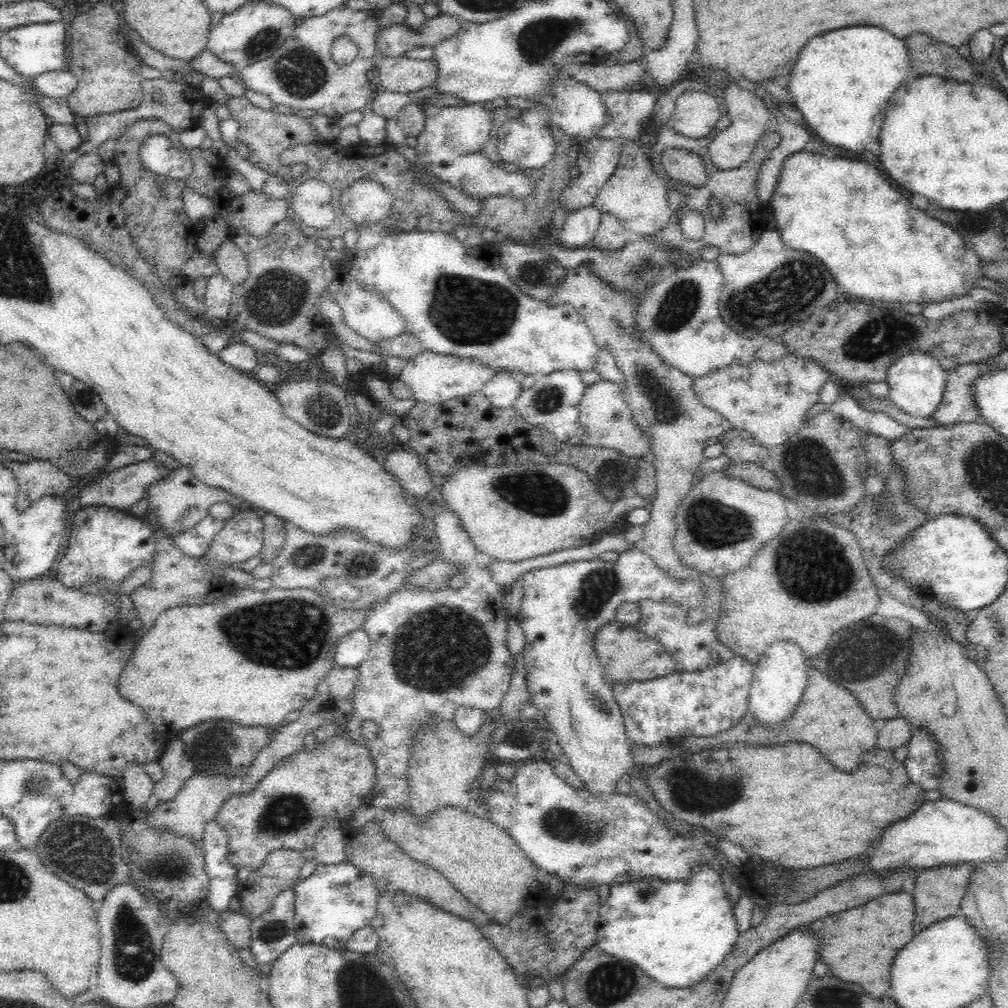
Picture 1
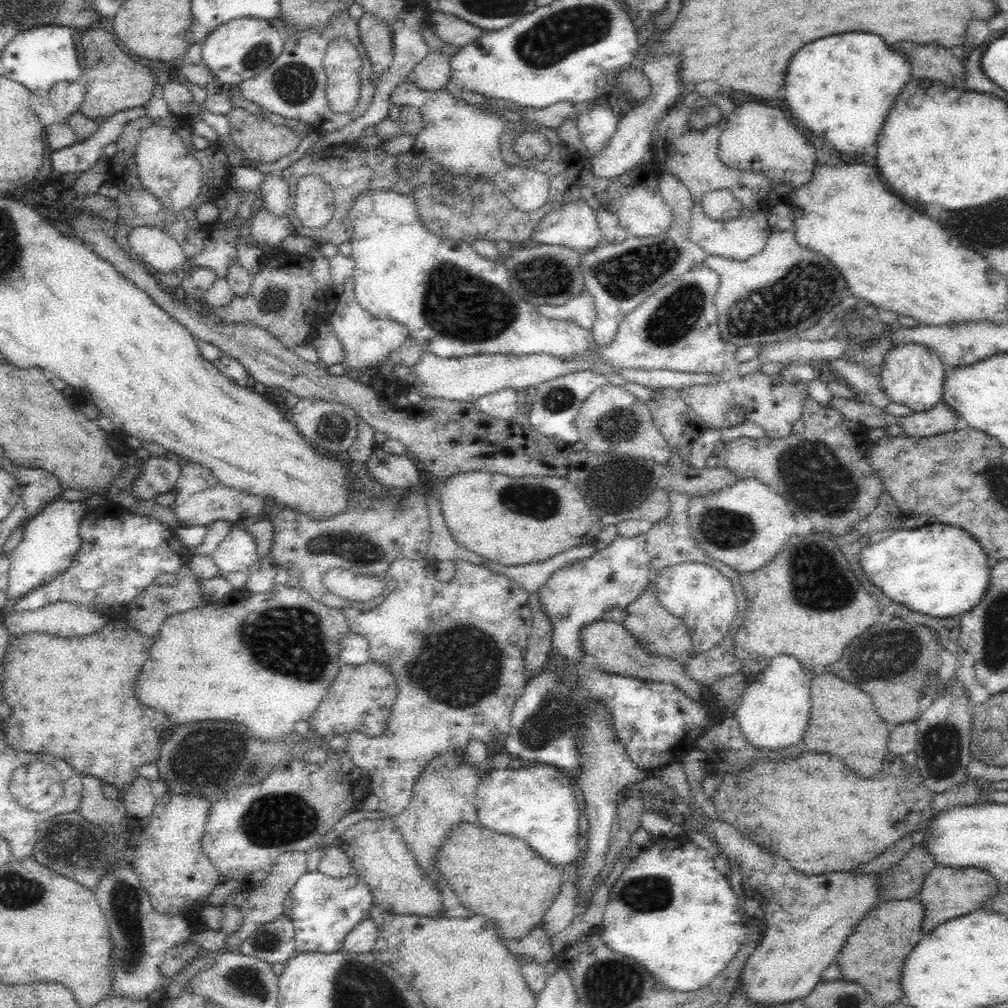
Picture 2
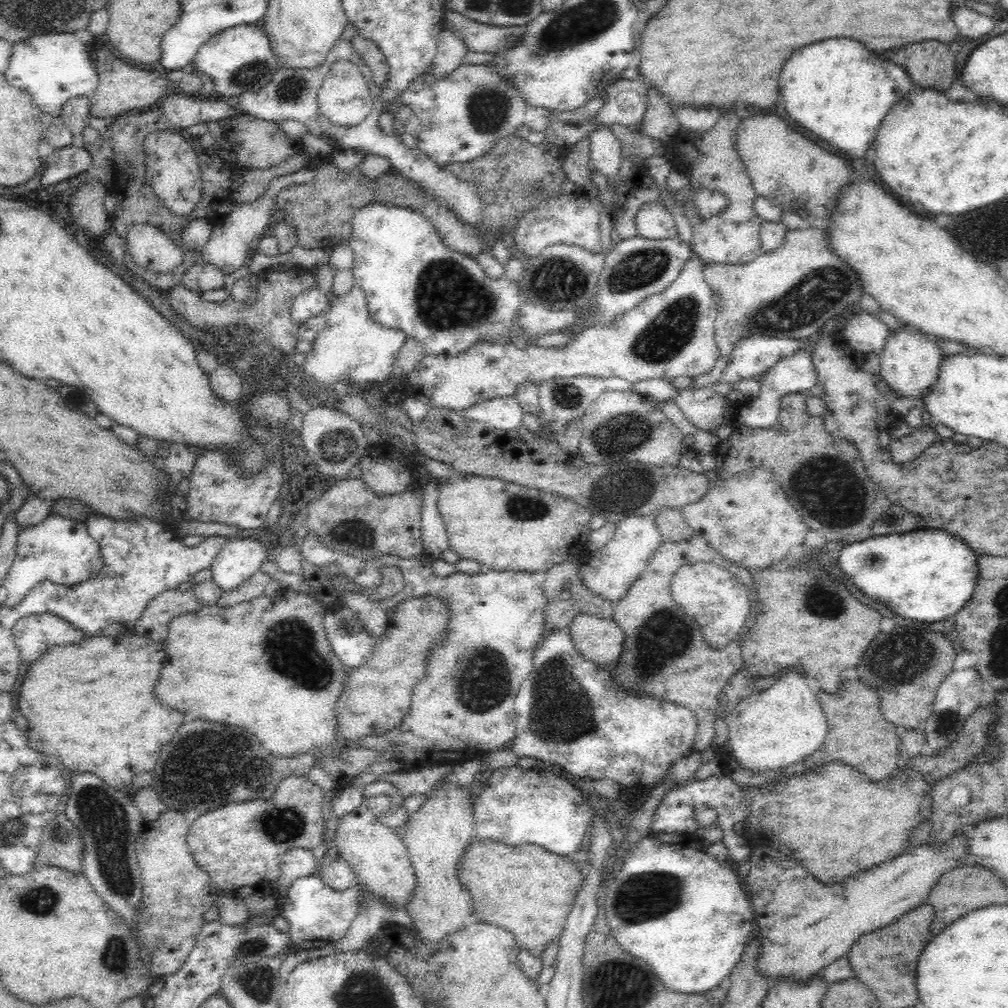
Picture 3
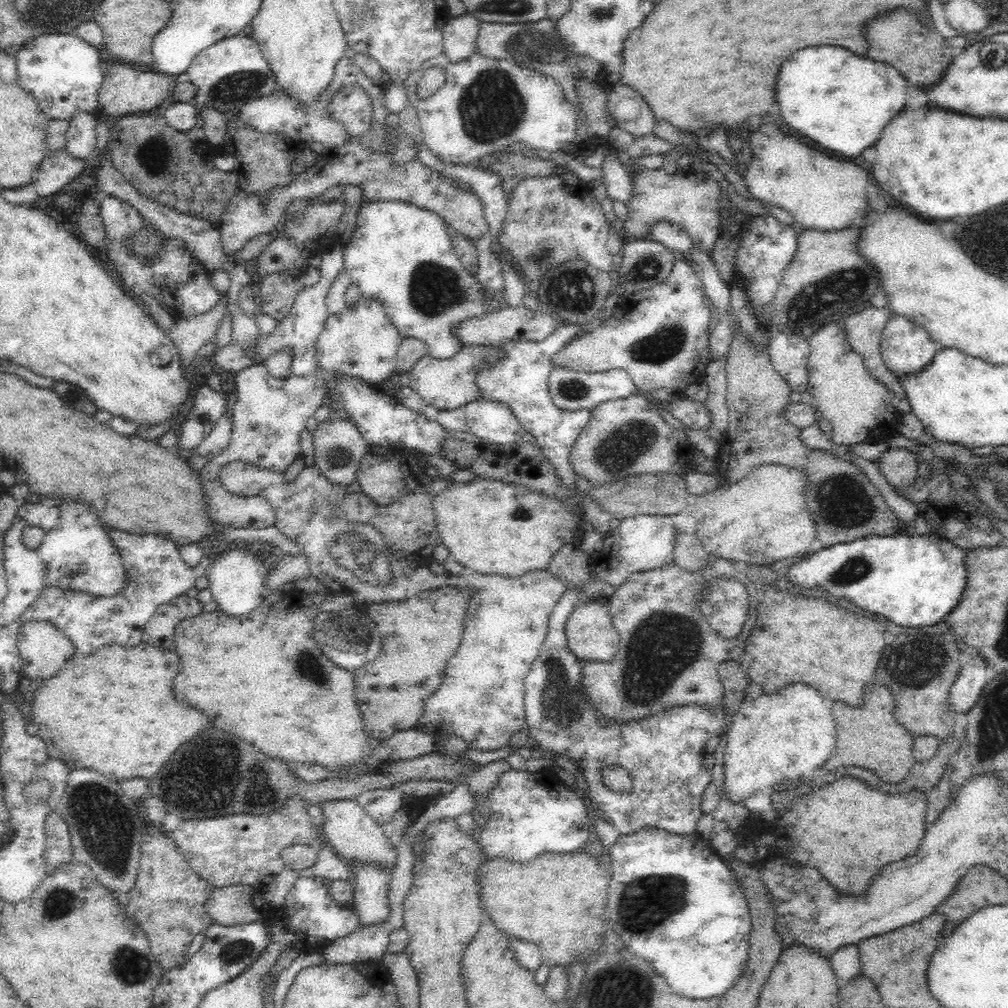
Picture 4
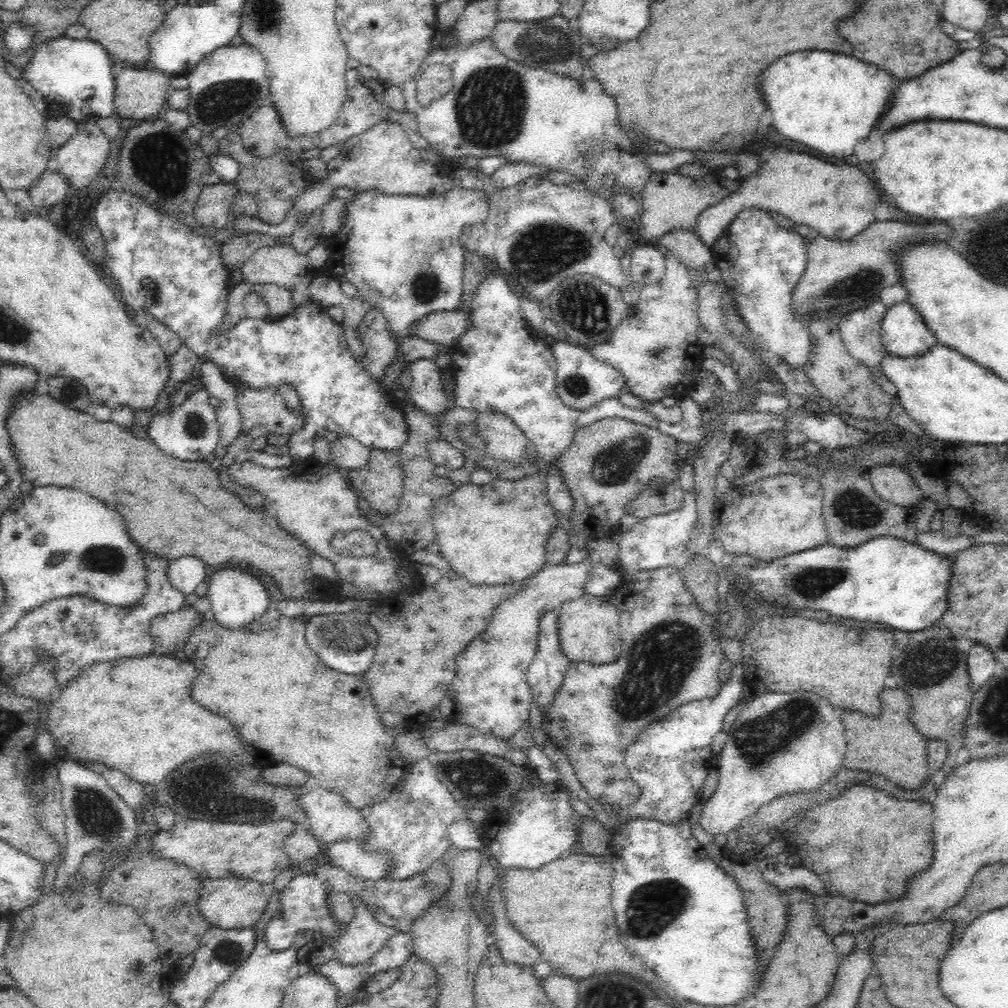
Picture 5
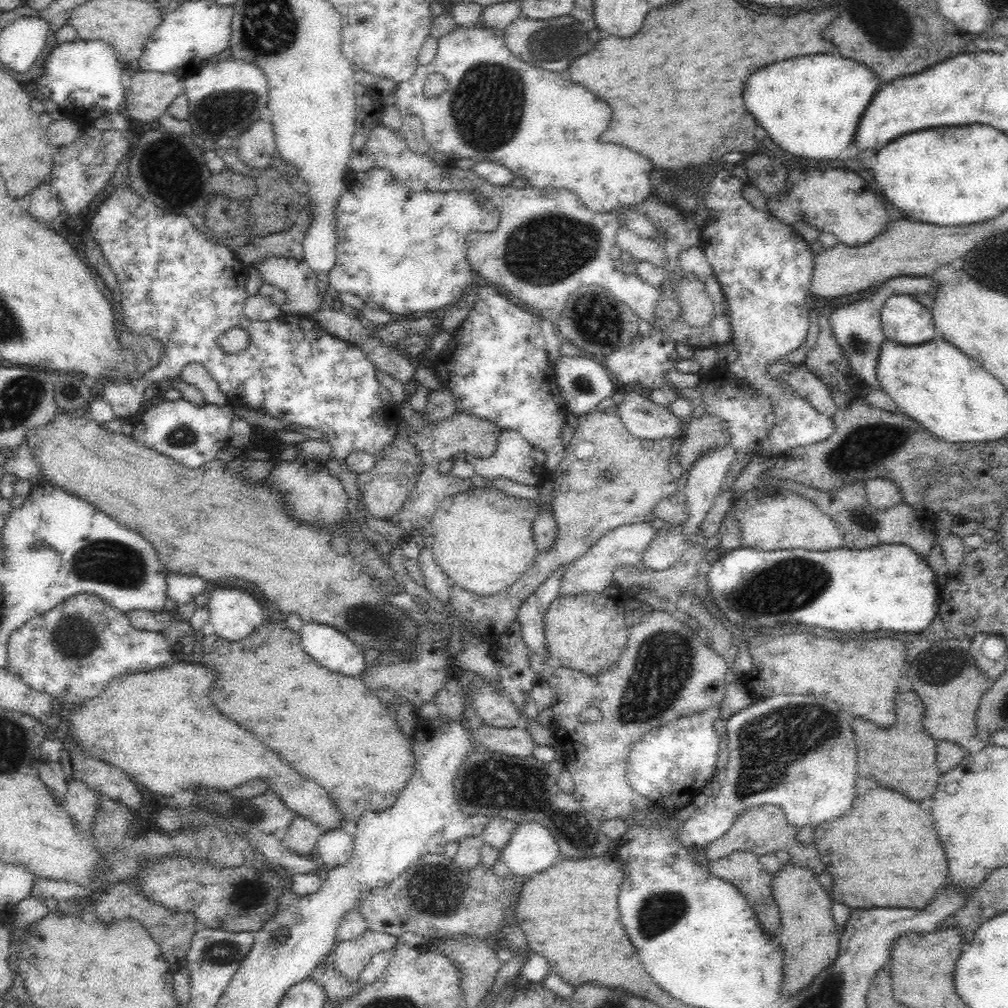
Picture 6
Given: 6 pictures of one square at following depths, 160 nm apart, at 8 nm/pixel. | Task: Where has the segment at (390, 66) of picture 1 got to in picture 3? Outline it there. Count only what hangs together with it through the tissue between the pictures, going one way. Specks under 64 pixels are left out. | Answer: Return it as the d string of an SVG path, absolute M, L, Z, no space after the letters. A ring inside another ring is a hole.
M444 29L437 44L437 54L432 64L432 75L438 78L450 75L462 64L468 54L464 39L452 29Z

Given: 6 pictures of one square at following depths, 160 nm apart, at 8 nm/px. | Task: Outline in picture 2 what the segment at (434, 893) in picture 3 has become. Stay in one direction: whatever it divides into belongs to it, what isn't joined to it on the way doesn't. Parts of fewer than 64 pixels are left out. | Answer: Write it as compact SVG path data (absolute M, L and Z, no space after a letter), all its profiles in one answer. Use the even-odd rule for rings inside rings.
M446 751L432 759L414 783L408 808L391 818L403 842L414 855L416 863L424 871L426 877L432 883L436 883L436 889L440 893L443 893L448 884L441 877L435 863L439 857L439 848L456 825L477 823L475 798L483 770L464 765L463 754L464 752L460 754Z

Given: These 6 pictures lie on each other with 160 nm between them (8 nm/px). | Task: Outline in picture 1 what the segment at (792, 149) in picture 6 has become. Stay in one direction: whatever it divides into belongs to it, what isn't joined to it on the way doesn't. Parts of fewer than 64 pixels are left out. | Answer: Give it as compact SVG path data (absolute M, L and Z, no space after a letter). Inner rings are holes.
M848 26L816 36L802 48L796 66L792 66L789 93L794 98L794 106L798 106L795 115L808 129L812 128L829 146L856 152L864 150L872 140L878 140L890 96L911 76L910 58L904 40L894 38L888 30L878 26Z

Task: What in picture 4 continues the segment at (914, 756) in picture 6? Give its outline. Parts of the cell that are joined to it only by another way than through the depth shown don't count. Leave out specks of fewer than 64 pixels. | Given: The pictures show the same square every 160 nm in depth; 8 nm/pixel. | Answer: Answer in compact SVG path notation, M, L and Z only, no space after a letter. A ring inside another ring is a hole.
M868 684L864 688L863 697L864 704L860 708L850 708L844 702L836 702L832 706L832 716L838 728L838 742L832 760L828 760L824 768L836 770L838 766L862 766L876 772L890 784L902 782L911 773L912 765L916 762L913 757L916 735L895 719L896 695L888 688Z

